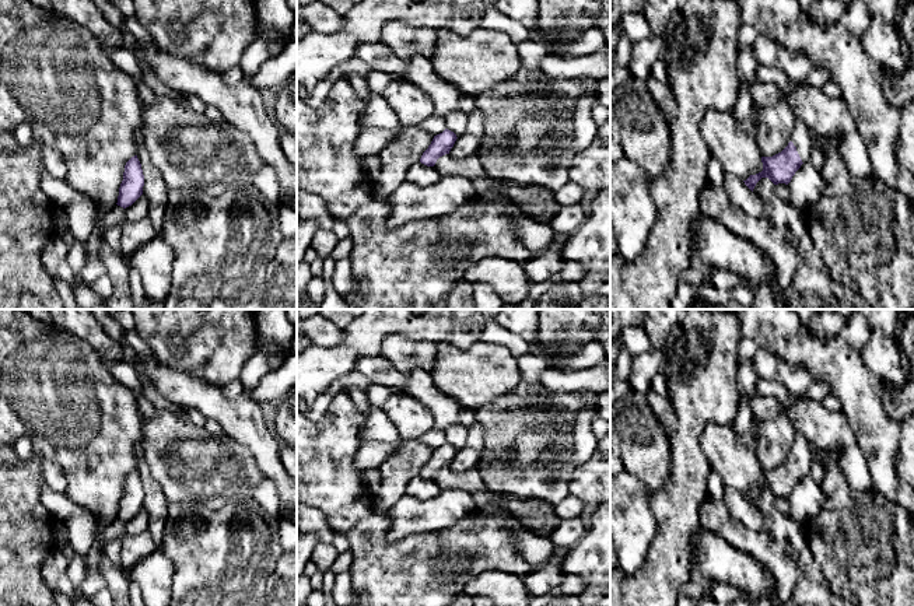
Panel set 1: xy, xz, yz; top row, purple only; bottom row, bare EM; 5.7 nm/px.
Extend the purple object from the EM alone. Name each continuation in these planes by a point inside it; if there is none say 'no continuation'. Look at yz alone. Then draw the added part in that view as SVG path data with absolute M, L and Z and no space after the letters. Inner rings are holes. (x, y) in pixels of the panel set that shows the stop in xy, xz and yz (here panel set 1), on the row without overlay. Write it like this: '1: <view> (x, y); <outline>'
1: yz (804, 454); M796 434L791 455L796 460L802 476L808 476L810 472L812 462L817 453L803 435Z

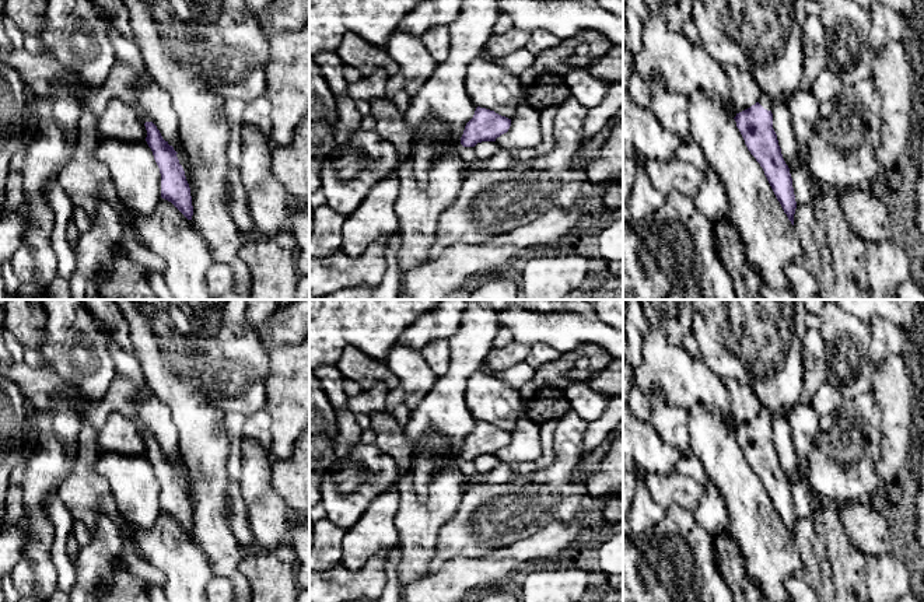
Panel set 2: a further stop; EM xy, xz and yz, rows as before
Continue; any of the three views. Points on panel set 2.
1: yz (765, 415); M762 406L759 409L757 414L764 423L771 424L771 413L767 410L767 407Z

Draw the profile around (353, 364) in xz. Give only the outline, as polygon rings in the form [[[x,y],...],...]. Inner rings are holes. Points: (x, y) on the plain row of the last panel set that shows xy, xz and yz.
[[[347,346],[343,350],[337,368],[344,378],[358,382],[363,389],[370,389],[377,384],[385,384],[389,389],[399,386],[398,378],[385,361],[367,357],[354,346]]]

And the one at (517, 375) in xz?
[[[522,361],[497,374],[507,385],[519,391],[528,381],[533,379],[535,372],[535,368]]]

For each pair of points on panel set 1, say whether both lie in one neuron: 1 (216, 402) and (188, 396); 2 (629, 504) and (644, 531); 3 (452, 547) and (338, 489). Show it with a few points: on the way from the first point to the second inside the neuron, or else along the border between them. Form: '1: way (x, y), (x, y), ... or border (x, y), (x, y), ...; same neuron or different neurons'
1: way (209, 399), (195, 396); same neuron
2: way (629, 511), (629, 515), (637, 524); same neuron
3: way (422, 550), (388, 550), (357, 519); same neuron

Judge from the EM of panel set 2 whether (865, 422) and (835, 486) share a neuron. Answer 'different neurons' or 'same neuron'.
same neuron

